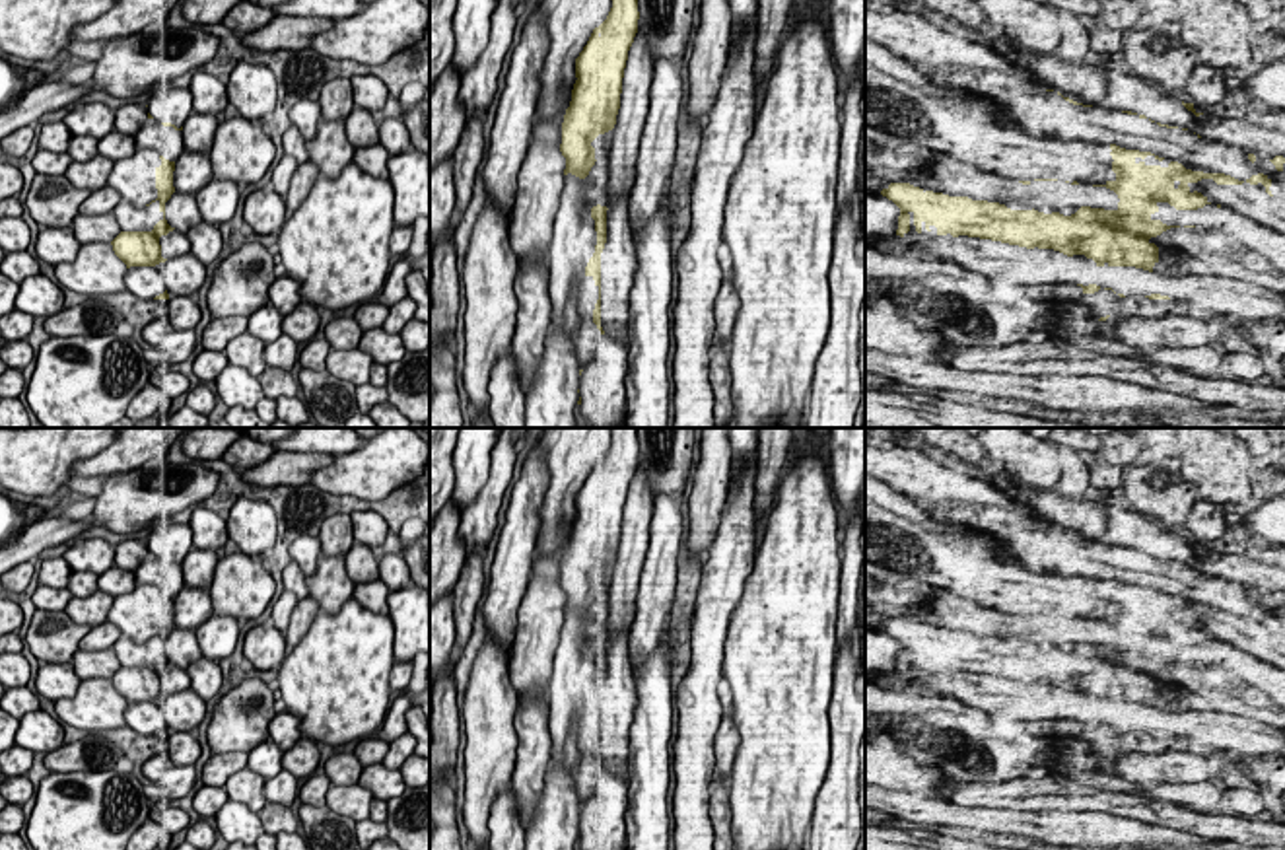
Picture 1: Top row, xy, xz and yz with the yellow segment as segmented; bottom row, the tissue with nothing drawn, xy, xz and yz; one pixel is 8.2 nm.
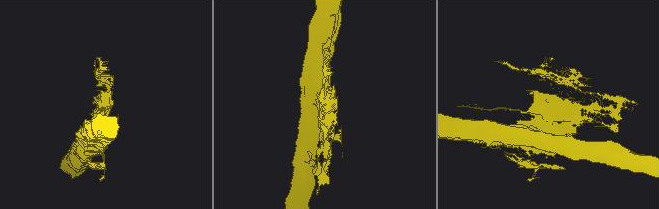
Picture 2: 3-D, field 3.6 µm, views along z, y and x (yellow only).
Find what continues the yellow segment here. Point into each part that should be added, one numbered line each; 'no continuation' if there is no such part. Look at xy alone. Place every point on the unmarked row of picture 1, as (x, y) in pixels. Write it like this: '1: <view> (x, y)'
no continuation

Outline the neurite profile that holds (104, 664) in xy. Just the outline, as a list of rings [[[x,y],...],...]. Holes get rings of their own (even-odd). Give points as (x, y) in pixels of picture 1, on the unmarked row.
[[[113,648],[97,652],[78,650],[72,663],[80,681],[93,677],[111,679],[121,669]]]

